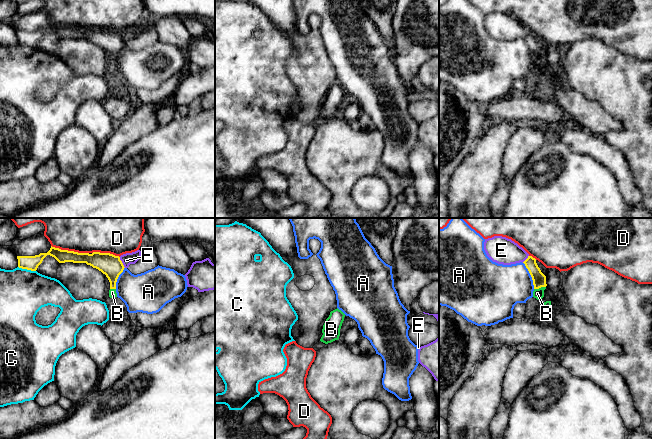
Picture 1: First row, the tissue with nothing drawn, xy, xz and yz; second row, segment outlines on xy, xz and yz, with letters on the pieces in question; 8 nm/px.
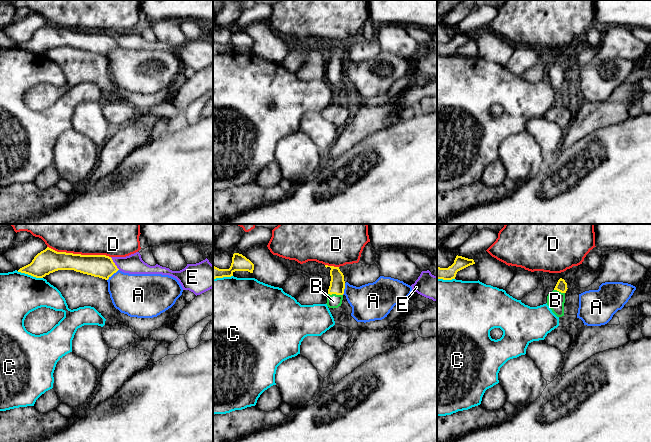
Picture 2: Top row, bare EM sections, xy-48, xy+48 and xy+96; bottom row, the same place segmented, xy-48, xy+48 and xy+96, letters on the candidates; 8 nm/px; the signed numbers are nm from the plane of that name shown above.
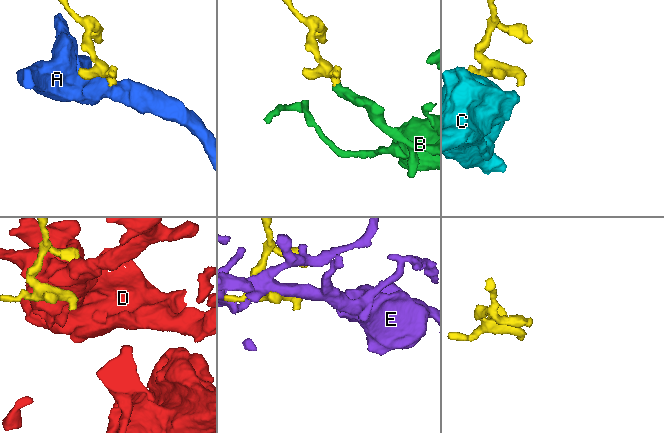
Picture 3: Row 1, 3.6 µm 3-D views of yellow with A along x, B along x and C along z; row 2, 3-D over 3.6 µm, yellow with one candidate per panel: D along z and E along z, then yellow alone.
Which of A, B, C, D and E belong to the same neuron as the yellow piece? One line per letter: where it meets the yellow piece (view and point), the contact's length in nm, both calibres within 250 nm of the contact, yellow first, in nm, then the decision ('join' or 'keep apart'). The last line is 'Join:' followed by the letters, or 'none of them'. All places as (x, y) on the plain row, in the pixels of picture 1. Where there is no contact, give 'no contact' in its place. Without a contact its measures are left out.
A: yz (530, 50) | 240 nm | 110/360 nm | keep apart
B: yz (539, 63) | 100 nm | 110/80 nm | join
C: xy (27, 45) | 150 nm | 110/380 nm | keep apart
D: xy (70, 27) | 320 nm | 130/240 nm | keep apart
E: xy (121, 38) | 100 nm | 170/100 nm | keep apart
Join: B

